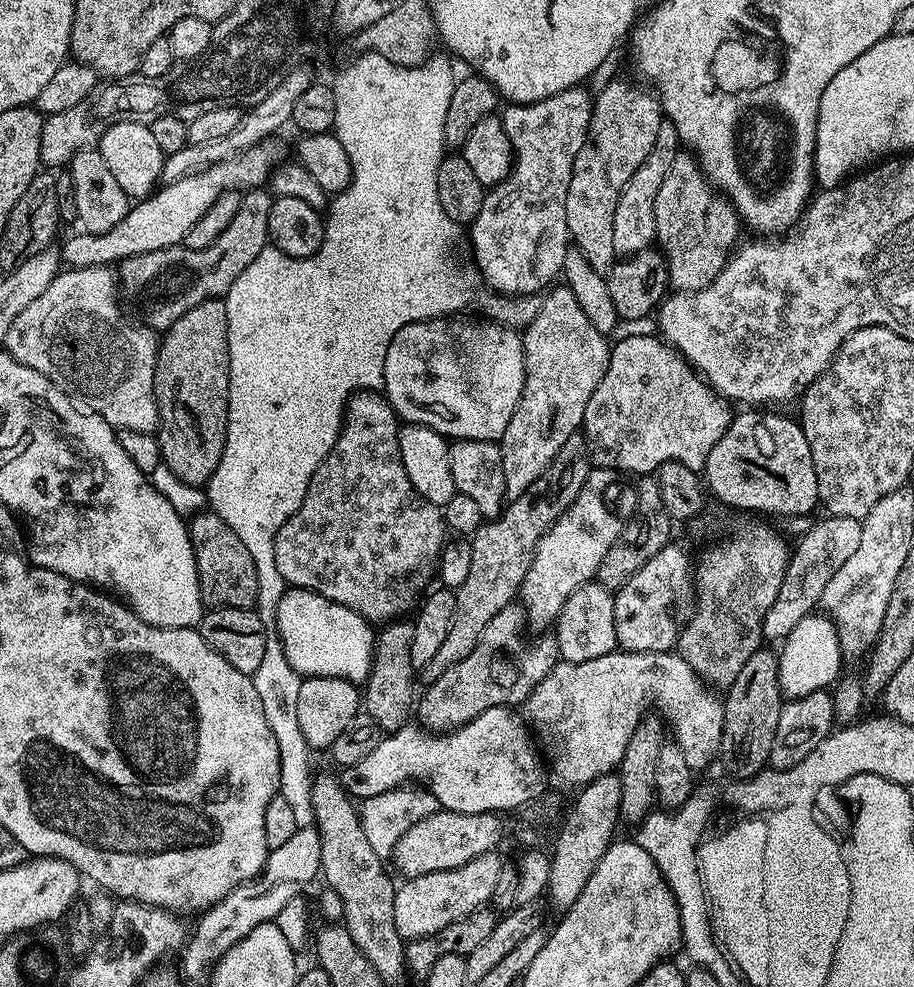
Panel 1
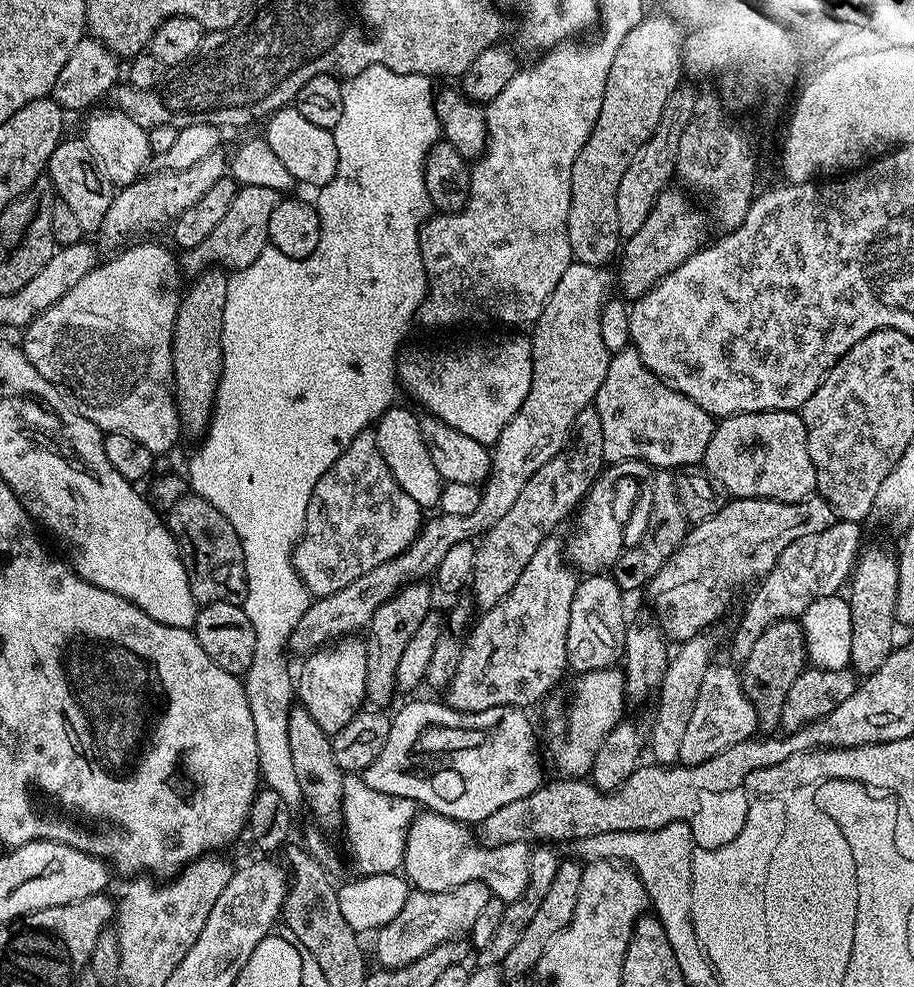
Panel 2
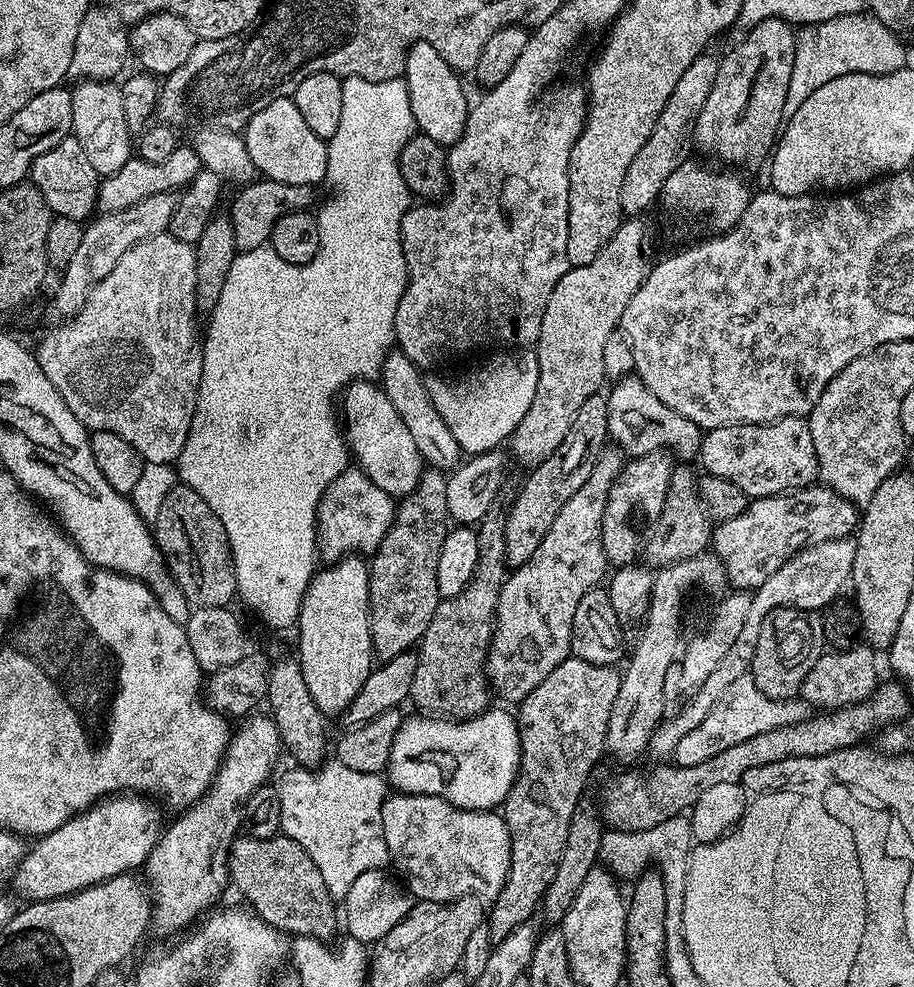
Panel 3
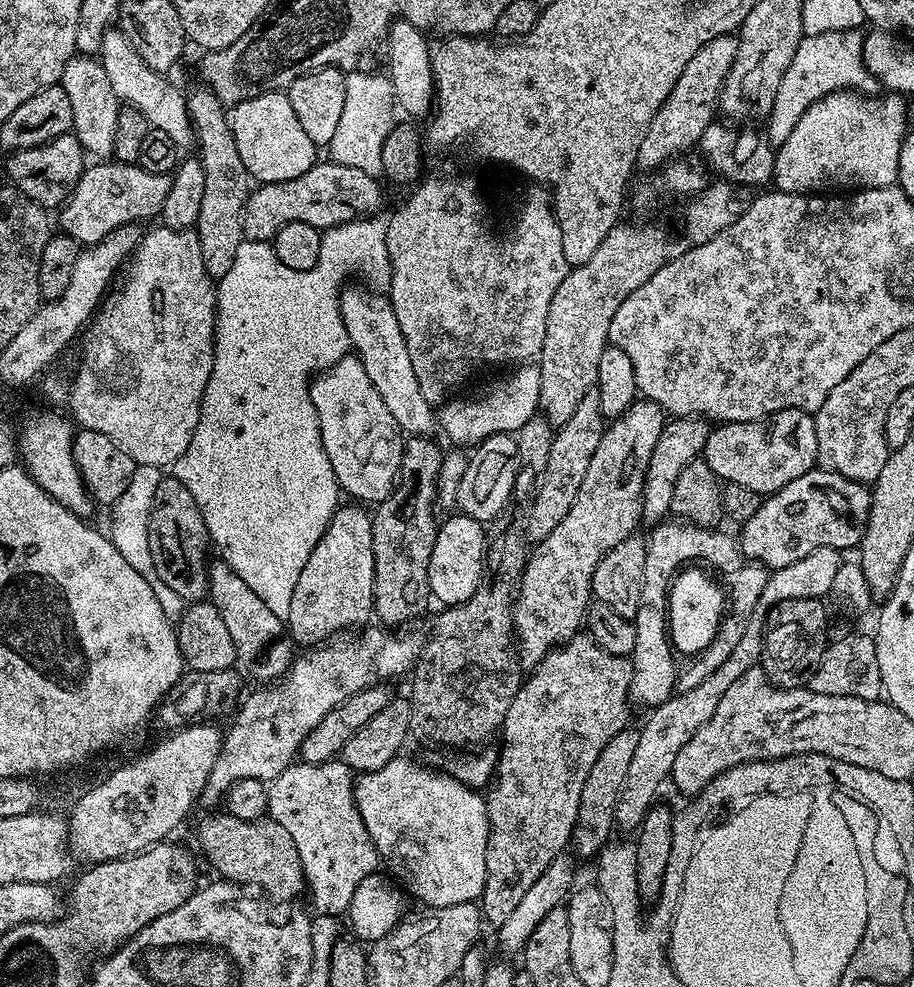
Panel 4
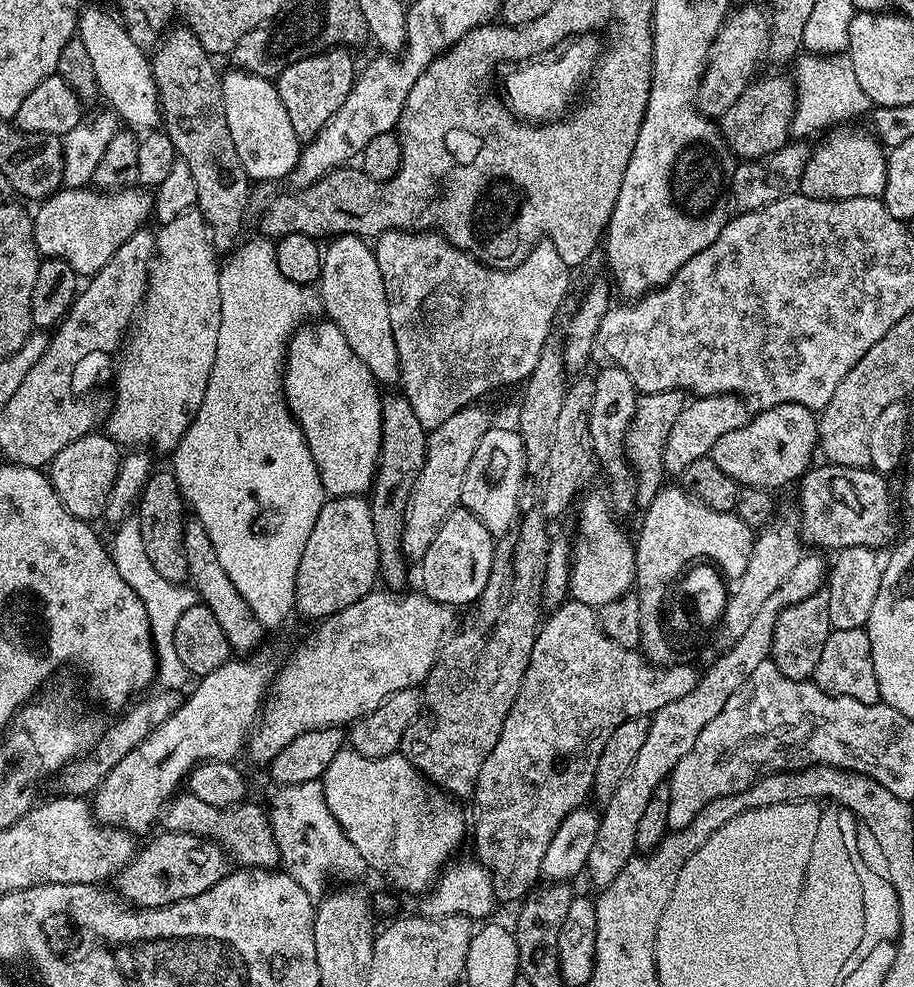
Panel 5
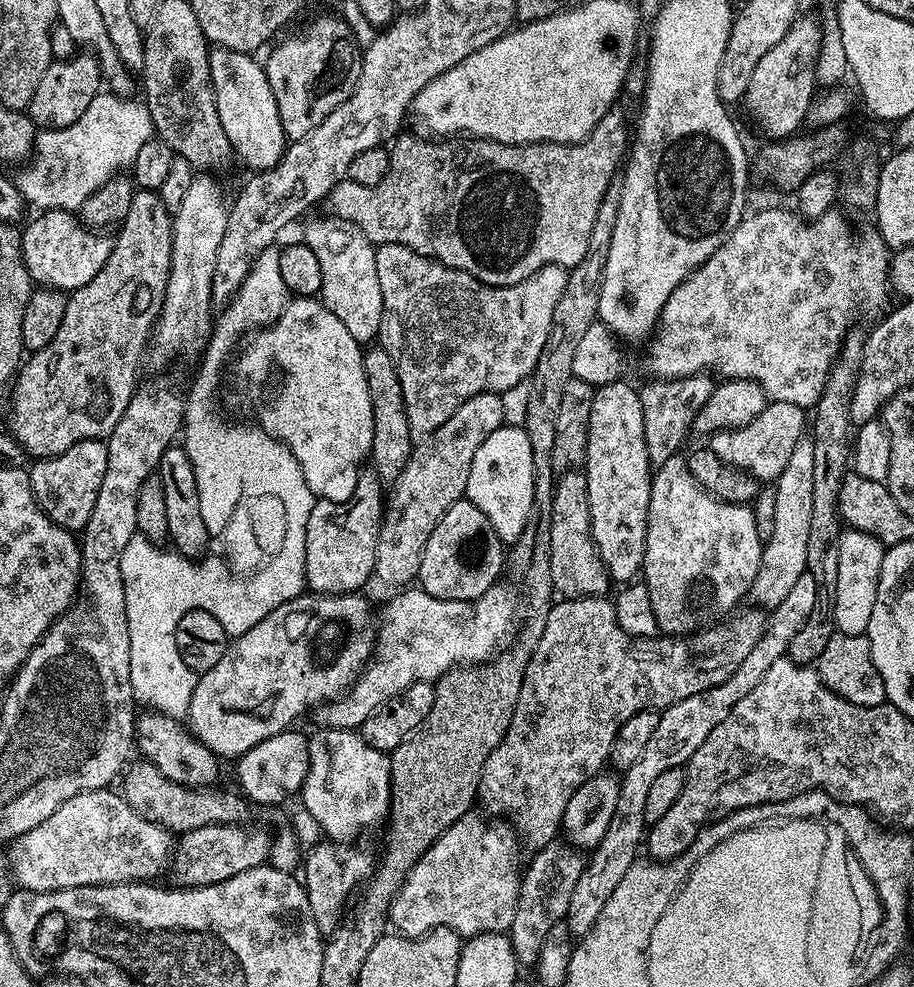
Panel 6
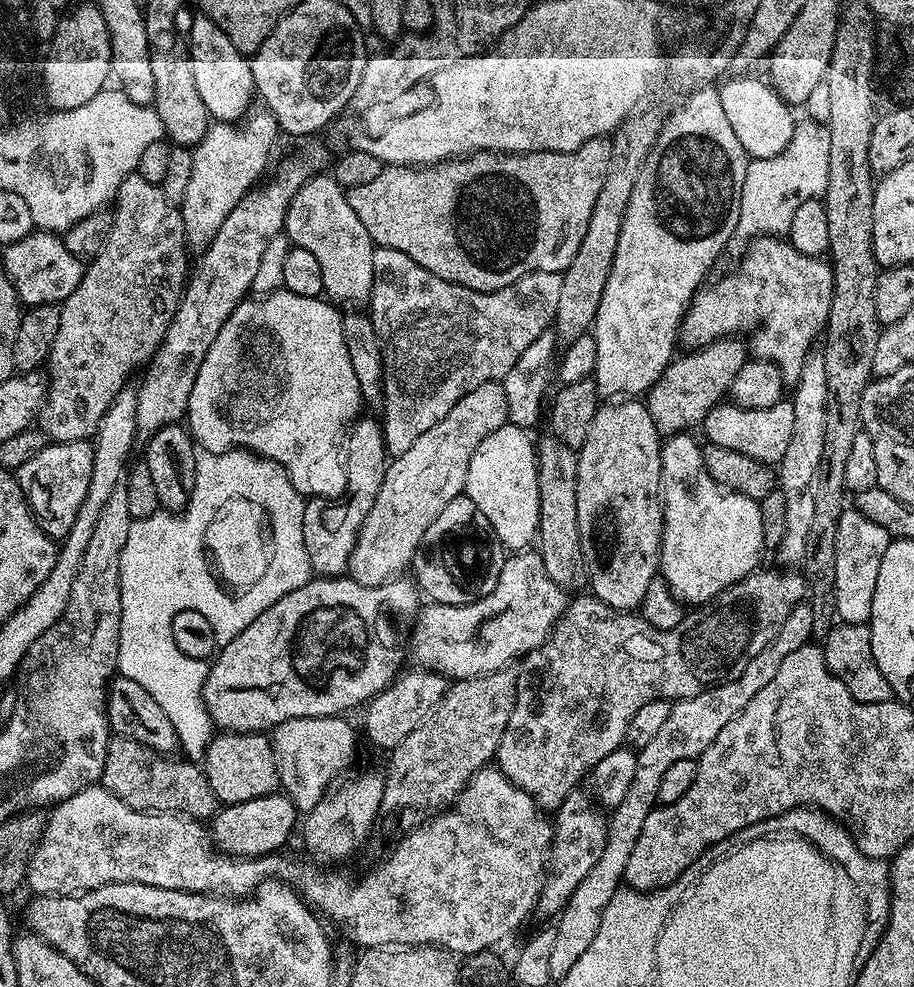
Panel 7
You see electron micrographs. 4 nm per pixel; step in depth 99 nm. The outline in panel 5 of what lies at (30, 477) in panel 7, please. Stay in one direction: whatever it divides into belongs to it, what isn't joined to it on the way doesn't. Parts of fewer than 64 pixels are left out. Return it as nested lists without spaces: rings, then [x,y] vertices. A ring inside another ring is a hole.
[[[93,430],[78,438],[78,442],[70,442],[70,446],[59,452],[50,465],[50,479],[58,498],[62,498],[62,506],[66,506],[74,518],[89,522],[95,521],[95,516],[103,517],[122,459],[121,445],[114,443],[107,434],[100,433],[99,436],[98,433],[99,431]]]

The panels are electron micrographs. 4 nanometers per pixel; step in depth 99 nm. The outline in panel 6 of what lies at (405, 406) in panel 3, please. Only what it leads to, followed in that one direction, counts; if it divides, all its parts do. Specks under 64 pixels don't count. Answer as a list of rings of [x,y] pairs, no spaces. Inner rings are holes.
[[[323,214],[317,220],[312,220],[304,228],[303,243],[310,246],[310,250],[314,250],[314,255],[318,257],[318,266],[322,266],[322,286],[320,287],[319,299],[330,310],[330,314],[334,314],[334,318],[338,318],[338,322],[342,322],[342,326],[346,326],[346,330],[352,335],[361,346],[368,346],[379,337],[380,323],[382,322],[382,289],[378,287],[378,266],[376,265],[376,249],[377,245],[370,242],[370,238],[366,238],[366,234],[362,234],[362,230],[358,230],[358,226],[354,226],[350,222],[346,222],[342,218],[331,214]]]

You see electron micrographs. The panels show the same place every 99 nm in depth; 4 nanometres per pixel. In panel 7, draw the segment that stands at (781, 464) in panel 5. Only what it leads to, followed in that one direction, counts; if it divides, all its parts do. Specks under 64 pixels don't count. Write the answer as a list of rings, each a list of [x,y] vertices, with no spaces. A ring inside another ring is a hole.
[[[788,398],[762,410],[721,402],[713,406],[710,414],[706,414],[703,432],[703,439],[709,444],[727,446],[730,450],[738,450],[738,454],[747,454],[750,458],[758,458],[758,462],[776,466],[790,446],[790,434],[794,434],[794,406]]]

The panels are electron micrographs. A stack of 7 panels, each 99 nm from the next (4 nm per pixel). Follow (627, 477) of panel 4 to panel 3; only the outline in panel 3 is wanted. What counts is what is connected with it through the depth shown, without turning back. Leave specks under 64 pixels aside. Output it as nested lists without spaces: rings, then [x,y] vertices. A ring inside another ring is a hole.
[[[604,447],[598,462],[594,462],[594,470],[590,470],[590,478],[558,510],[554,526],[546,530],[546,538],[542,538],[538,550],[530,554],[525,564],[515,565],[504,581],[486,671],[491,687],[495,691],[497,688],[508,700],[526,699],[530,690],[542,686],[550,670],[567,660],[572,651],[574,610],[586,593],[605,579],[610,568],[602,546],[602,514],[610,486],[625,463],[626,456],[621,449]]]

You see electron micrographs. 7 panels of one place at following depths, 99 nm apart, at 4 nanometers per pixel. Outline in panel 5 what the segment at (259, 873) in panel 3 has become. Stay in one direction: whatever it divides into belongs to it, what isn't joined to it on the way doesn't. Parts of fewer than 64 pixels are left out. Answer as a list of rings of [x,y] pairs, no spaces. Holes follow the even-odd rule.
[[[177,794],[165,804],[162,824],[169,832],[194,834],[214,841],[241,868],[275,869],[281,863],[269,813],[251,802],[235,804],[233,808],[219,808],[206,806],[206,802],[194,798],[191,794]]]

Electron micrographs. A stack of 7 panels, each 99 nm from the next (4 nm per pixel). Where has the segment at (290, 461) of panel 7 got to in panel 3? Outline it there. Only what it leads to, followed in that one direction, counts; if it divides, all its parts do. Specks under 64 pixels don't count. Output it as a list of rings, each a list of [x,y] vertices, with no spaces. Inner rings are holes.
[[[370,380],[352,381],[342,393],[342,420],[346,425],[346,443],[351,455],[370,482],[374,482],[374,486],[382,486],[382,490],[394,498],[411,494],[418,486],[420,473],[425,471],[426,465],[414,446],[413,435],[406,430],[401,415],[381,385]]]

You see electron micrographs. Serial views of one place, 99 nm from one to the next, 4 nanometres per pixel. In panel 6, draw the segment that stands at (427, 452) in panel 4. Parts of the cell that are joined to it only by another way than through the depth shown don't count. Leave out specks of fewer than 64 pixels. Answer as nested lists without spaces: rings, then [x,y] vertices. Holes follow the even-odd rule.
[[[379,346],[369,347],[365,351],[364,369],[366,387],[370,389],[370,410],[374,410],[370,468],[381,481],[394,482],[398,474],[402,474],[414,447],[409,434],[408,419],[404,413],[405,403],[402,402],[402,386],[398,382],[398,370],[394,370],[394,362],[390,362],[390,354],[386,354],[386,350]]]

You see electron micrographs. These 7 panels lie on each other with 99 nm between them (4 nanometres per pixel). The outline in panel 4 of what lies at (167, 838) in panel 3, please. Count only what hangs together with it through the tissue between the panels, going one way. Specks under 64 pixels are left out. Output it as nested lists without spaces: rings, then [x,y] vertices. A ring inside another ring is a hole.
[[[368,626],[359,634],[340,634],[335,638],[329,638],[322,644],[309,647],[307,650],[293,659],[288,667],[288,672],[281,677],[279,682],[273,682],[267,686],[257,687],[257,692],[252,692],[239,701],[234,715],[231,717],[232,725],[228,732],[223,733],[220,742],[218,762],[214,762],[214,770],[210,770],[210,778],[204,787],[203,803],[216,804],[225,799],[236,785],[243,780],[263,780],[271,782],[278,778],[287,767],[290,767],[297,759],[302,742],[330,710],[334,710],[346,698],[358,694],[364,688],[370,688],[373,684],[392,682],[395,676],[407,677],[415,668],[422,651],[422,636],[412,630],[392,631],[383,627]]]

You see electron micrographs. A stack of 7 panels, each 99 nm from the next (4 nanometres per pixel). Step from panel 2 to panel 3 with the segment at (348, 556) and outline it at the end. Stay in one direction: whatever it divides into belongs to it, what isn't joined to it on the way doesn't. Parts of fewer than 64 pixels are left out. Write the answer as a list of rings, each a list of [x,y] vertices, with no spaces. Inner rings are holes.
[[[349,466],[322,494],[316,511],[316,550],[325,565],[335,564],[344,556],[371,554],[386,538],[396,517],[397,501],[382,486],[374,486],[363,468]]]

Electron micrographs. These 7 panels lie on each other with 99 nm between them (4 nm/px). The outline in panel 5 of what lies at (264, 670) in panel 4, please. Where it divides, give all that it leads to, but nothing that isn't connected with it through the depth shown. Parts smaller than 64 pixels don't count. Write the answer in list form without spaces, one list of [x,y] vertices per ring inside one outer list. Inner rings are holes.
[[[185,519],[182,530],[182,551],[186,553],[187,583],[194,589],[199,603],[205,604],[210,614],[218,618],[218,626],[222,626],[222,630],[228,635],[229,649],[236,654],[255,653],[252,651],[263,642],[266,629],[260,625],[250,606],[246,606],[246,598],[238,594],[226,570],[222,570],[222,562],[218,562],[214,542],[210,542],[210,534],[206,534],[206,526],[202,526],[200,520]]]

